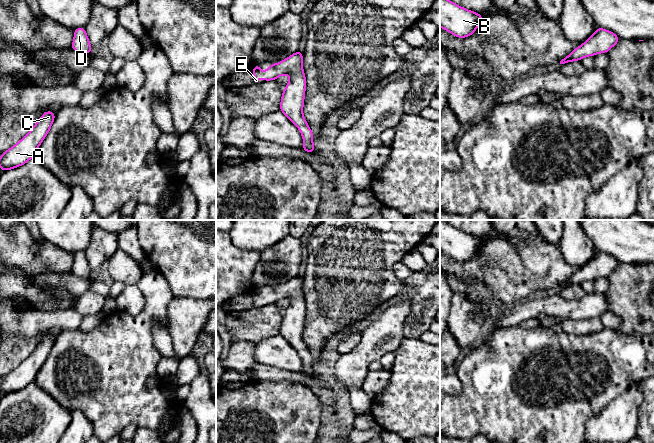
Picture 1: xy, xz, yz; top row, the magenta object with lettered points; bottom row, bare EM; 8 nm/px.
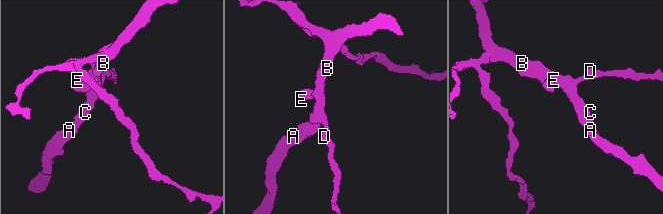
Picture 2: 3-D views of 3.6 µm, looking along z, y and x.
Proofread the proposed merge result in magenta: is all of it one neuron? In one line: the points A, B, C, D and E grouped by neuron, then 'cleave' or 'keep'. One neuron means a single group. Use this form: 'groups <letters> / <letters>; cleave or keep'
groups A B C D E; keep

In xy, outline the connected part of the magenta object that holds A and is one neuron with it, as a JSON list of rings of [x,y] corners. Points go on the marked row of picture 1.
[[[50,110],[46,111],[27,135],[10,149],[3,152],[0,157],[2,172],[22,166],[30,159],[35,158],[36,151],[50,131],[55,116],[56,114]]]

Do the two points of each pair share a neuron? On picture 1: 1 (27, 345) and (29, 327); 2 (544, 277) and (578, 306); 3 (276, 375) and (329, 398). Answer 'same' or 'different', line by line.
1: different
2: different
3: same

